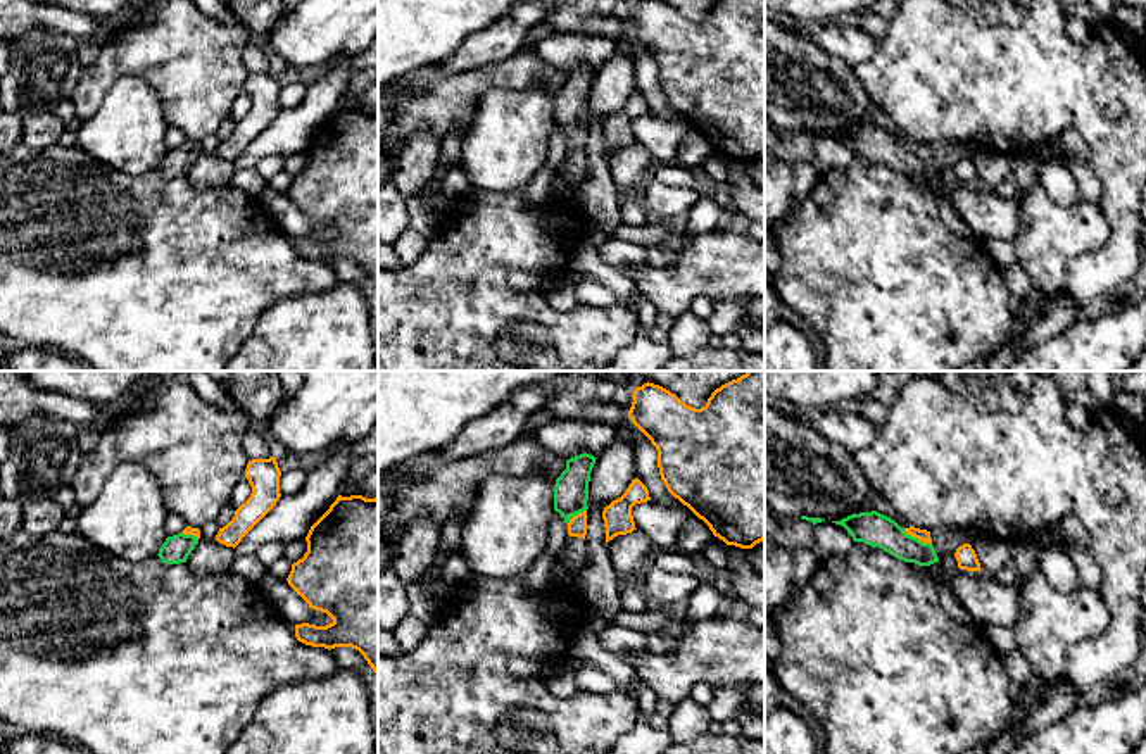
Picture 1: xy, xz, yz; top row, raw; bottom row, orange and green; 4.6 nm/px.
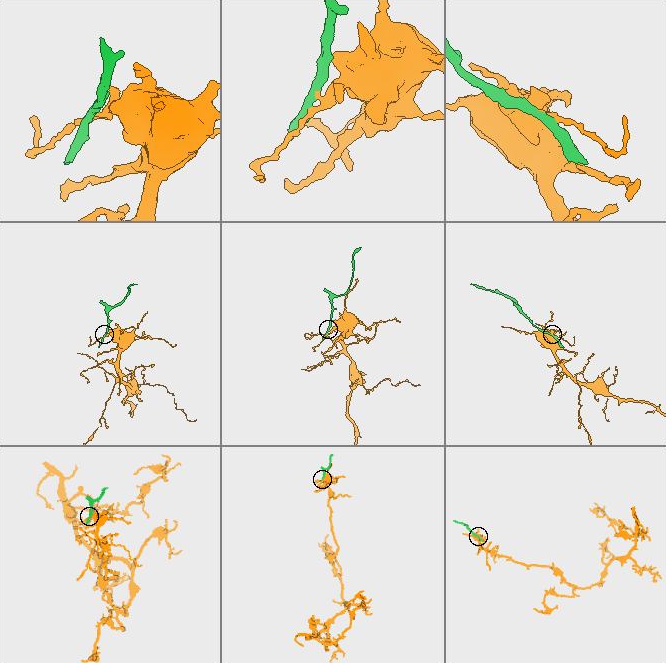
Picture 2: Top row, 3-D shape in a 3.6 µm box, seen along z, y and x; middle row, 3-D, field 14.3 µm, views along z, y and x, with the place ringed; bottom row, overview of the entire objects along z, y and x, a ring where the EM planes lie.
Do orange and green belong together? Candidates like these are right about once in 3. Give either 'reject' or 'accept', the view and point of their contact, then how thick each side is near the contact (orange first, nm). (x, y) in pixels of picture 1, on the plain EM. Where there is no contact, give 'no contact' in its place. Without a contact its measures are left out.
reject | yz (917, 150) | 60/160 nm

